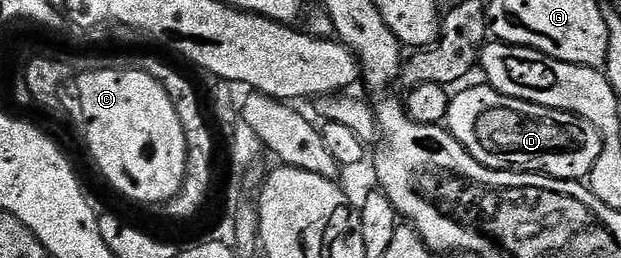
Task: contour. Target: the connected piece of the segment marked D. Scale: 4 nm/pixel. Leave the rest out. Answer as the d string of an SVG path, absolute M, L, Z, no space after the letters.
M488 84L461 90L449 99L447 129L463 148L479 164L492 170L516 170L526 174L546 174L549 178L562 178L568 182L588 179L595 160L601 155L602 138L597 129L578 114L568 114L566 110L554 108L541 102L528 102L511 96L503 96Z

